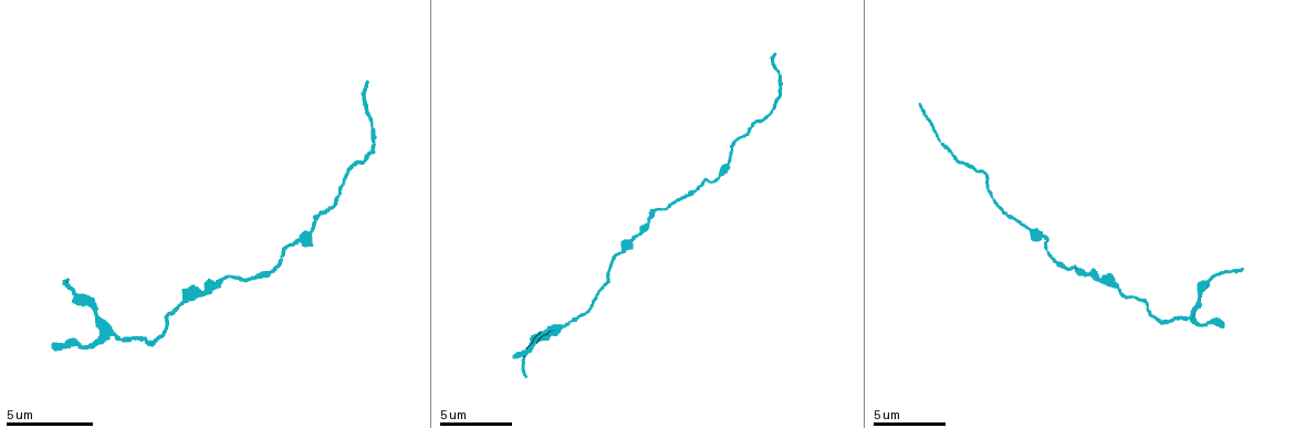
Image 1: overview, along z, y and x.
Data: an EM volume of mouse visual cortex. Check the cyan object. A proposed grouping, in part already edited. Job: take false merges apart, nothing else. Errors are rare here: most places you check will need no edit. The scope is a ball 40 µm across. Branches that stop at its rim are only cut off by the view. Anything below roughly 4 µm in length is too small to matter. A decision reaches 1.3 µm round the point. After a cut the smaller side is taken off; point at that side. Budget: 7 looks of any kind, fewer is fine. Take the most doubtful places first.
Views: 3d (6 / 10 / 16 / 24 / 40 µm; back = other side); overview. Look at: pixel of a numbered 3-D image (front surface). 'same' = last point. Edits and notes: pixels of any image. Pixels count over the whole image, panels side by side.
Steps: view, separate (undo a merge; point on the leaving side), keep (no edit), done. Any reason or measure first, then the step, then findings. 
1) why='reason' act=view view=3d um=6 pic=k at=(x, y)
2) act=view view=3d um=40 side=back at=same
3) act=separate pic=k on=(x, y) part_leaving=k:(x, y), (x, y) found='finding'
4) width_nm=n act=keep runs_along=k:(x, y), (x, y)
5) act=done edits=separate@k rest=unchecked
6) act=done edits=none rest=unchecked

why='calibre changes' act=view view=3d um=10 pic=1 at=(184, 302)

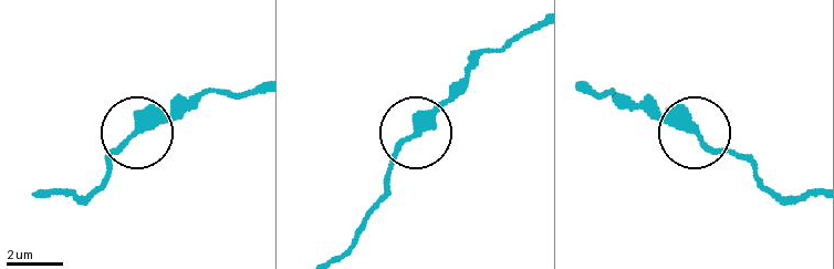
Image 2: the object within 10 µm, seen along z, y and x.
act=keep runs_along=2:(510, 40), (483, 54), (405, 137), (386, 185) found='all the same neuron'

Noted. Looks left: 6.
why='three arms meet' act=view view=3d um=6 pic=1 at=(110, 330)

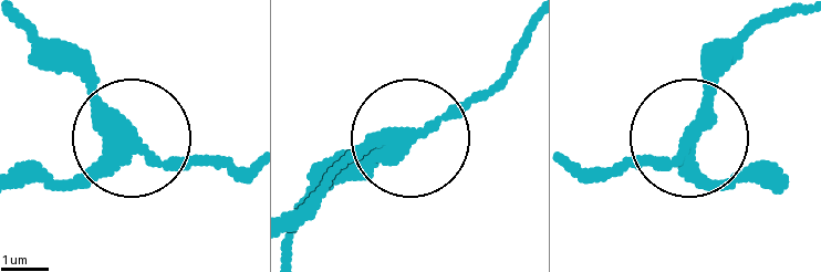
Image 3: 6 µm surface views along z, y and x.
arms=3 act=keep runs_along=3:(249, 166), (186, 166), (138, 146), (34, 40) found='continuous, no second neuron'

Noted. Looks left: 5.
why='sudden change in width' act=view view=3d um=10 pic=1 at=(291, 243)

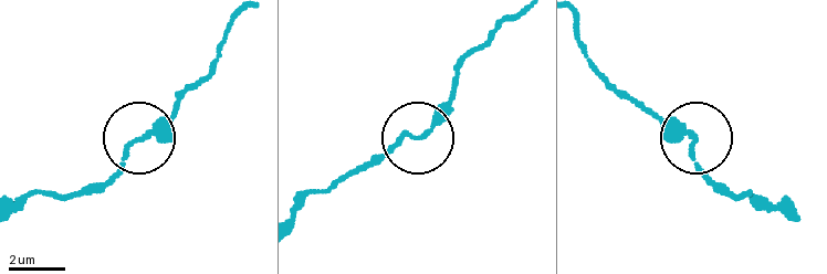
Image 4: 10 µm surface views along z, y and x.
act=keep runs_along=4:(61, 197), (102, 182), (178, 106) found='continuous, no second neuron'

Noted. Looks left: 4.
act=done edits=none rest=unchecked

